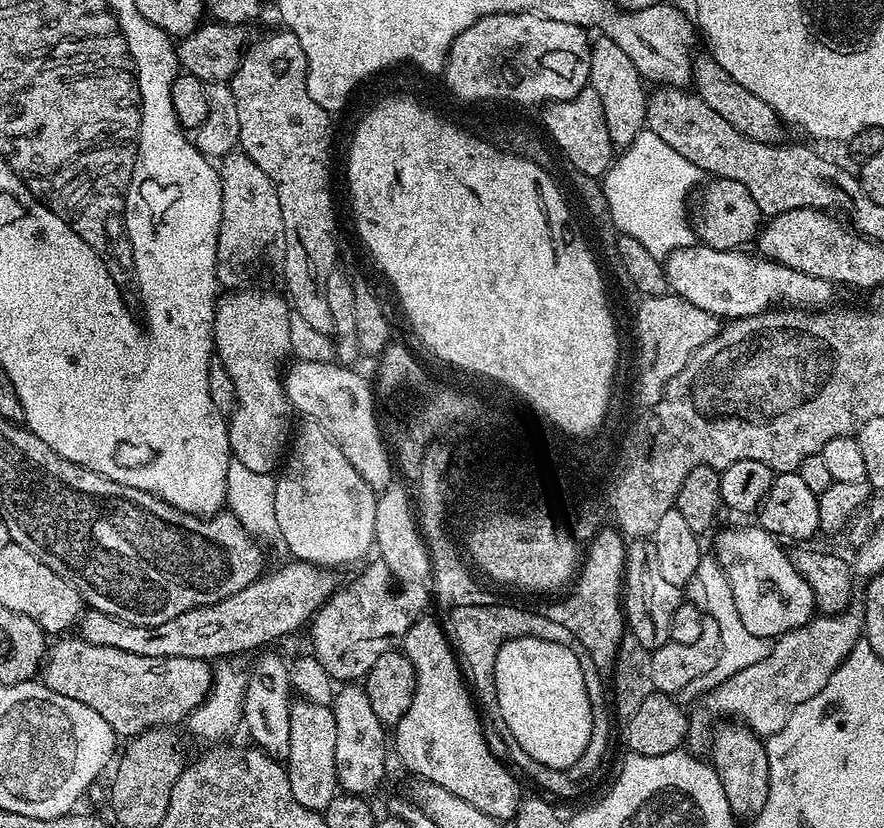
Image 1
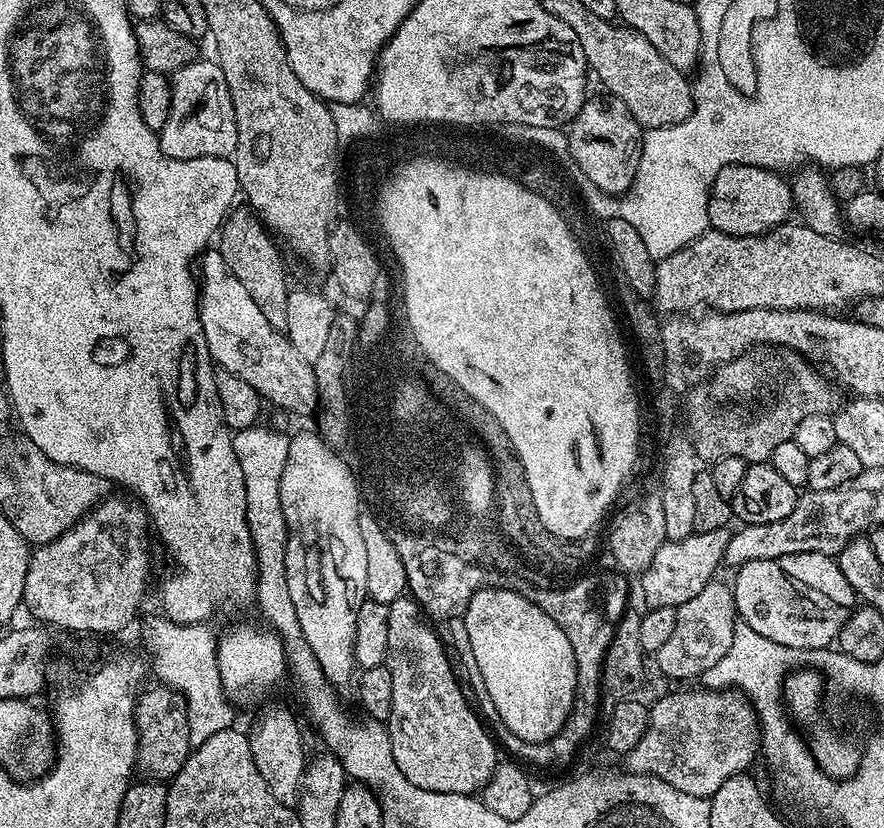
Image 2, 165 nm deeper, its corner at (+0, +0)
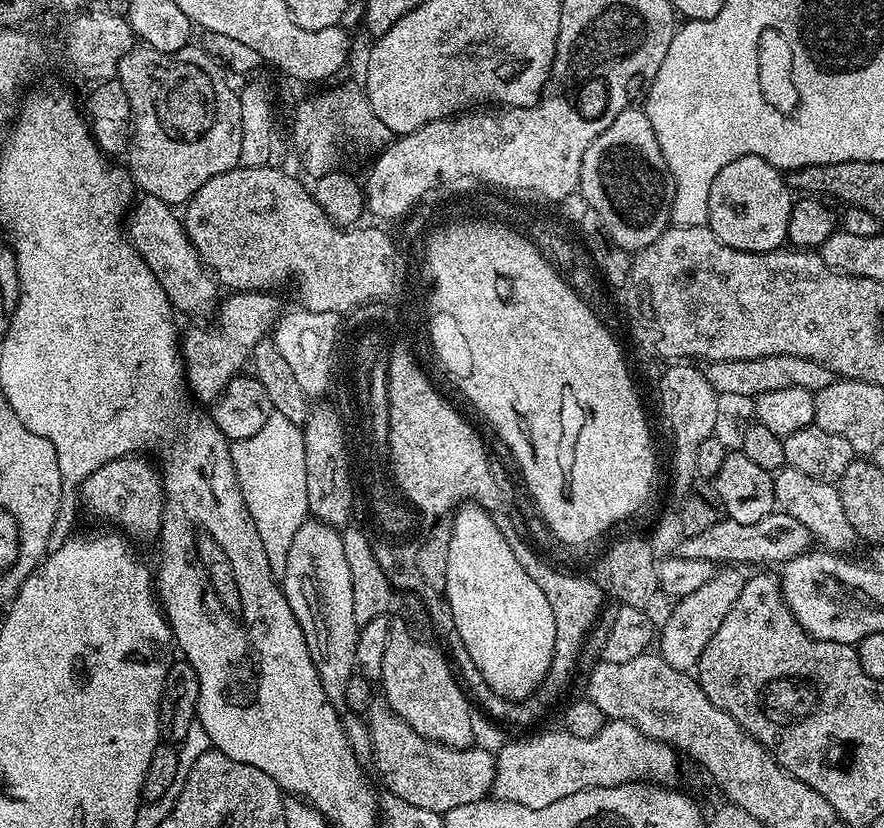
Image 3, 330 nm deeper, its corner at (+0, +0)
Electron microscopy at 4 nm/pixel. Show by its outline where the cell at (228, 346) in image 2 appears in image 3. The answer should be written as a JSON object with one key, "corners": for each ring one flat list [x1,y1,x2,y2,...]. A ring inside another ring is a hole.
{"corners":[[141,195,135,201,131,213,132,222,126,228,127,239,136,253,150,266,162,290,166,290,168,301,171,302,173,309,182,308,186,312,210,311,211,313,218,304,218,299,216,300,218,281,201,260,196,247,188,240,181,217,177,213,175,216,172,212,175,211,156,196]]}

